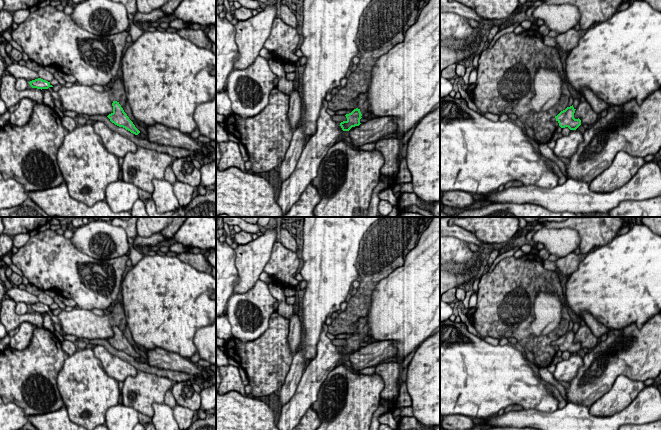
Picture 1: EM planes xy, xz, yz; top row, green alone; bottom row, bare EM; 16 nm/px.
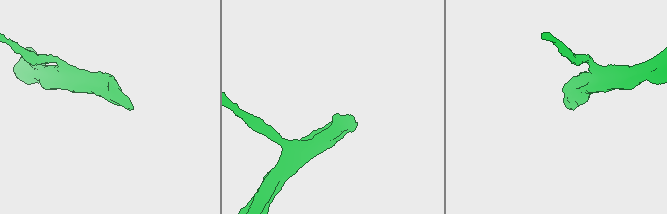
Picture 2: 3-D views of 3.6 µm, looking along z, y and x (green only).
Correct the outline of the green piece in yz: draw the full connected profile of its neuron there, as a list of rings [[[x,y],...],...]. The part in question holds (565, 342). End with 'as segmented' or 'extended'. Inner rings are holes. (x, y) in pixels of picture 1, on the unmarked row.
[[[572,329],[555,340],[561,352],[568,351],[570,354],[576,354],[581,349],[581,344],[579,342],[574,342],[575,334],[576,333]]]; as segmented

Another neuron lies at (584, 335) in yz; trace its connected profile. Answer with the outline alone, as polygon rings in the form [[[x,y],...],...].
[[[580,325],[575,334],[574,342],[579,342],[581,344],[581,349],[593,349],[599,343],[599,338],[592,333],[591,329],[587,325]]]

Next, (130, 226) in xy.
[[[115,217],[111,221],[112,225],[122,227],[126,231],[128,243],[130,246],[133,246],[134,239],[137,236],[137,220],[138,217],[130,217],[128,220]]]

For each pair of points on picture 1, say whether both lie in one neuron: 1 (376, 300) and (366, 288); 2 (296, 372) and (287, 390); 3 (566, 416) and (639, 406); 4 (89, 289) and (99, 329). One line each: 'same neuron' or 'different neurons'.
1: different neurons
2: same neuron
3: same neuron
4: different neurons

